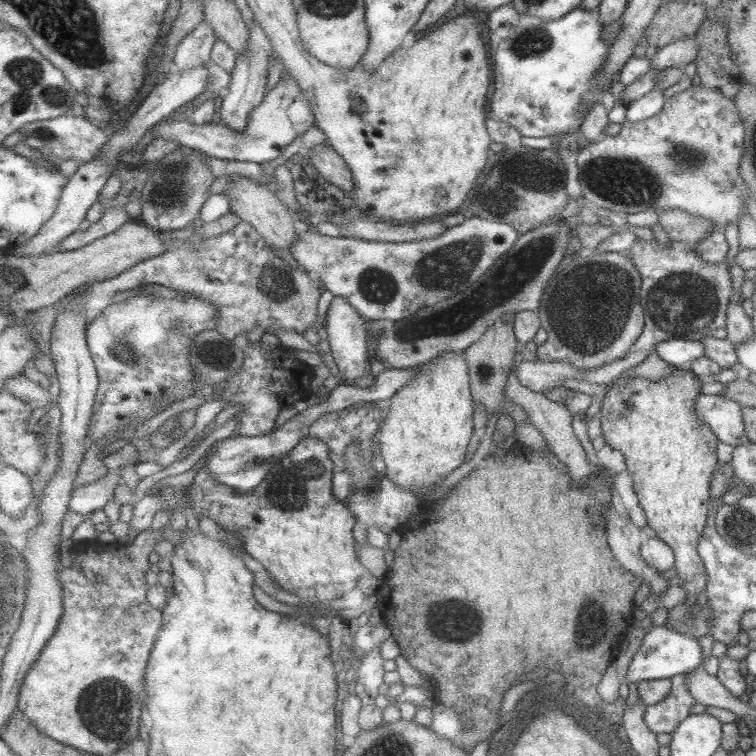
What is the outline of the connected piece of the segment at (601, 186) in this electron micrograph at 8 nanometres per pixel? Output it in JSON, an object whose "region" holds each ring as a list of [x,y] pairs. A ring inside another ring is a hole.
{"region":[[[692,84],[688,89],[684,89],[674,95],[667,97],[664,106],[661,106],[661,110],[651,116],[651,118],[646,118],[637,122],[623,121],[621,123],[621,128],[617,134],[613,136],[604,135],[597,142],[589,143],[585,142],[582,144],[580,151],[576,154],[576,165],[578,170],[578,181],[580,190],[582,191],[582,201],[589,204],[594,208],[604,208],[612,211],[616,214],[626,215],[633,214],[635,212],[643,212],[647,209],[653,208],[656,214],[660,213],[663,209],[681,209],[686,213],[692,214],[694,217],[701,217],[709,219],[713,224],[717,226],[724,226],[727,223],[737,222],[740,213],[745,212],[746,206],[744,203],[744,198],[751,198],[748,194],[748,190],[738,175],[737,169],[739,164],[739,158],[743,154],[743,148],[741,148],[743,140],[743,123],[742,118],[737,112],[737,107],[733,103],[732,99],[727,99],[727,96],[723,96],[716,88],[704,88]]]}

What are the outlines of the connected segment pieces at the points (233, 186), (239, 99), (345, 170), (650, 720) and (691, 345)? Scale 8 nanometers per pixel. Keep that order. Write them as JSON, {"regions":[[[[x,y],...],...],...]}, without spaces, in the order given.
{"regions":[[[[242,174],[223,175],[215,179],[210,194],[226,194],[230,202],[230,210],[243,221],[250,222],[268,240],[270,246],[289,251],[299,238],[301,227],[295,221],[296,216],[270,186],[258,183],[256,179],[244,177]]],[[[254,16],[246,51],[238,56],[238,65],[233,69],[230,85],[222,96],[220,122],[239,132],[248,128],[248,120],[253,115],[253,110],[261,106],[261,102],[265,102],[264,96],[268,93],[270,69],[273,65],[271,55],[275,55],[271,38]]],[[[325,142],[315,146],[306,152],[306,155],[310,157],[312,165],[329,182],[351,192],[351,194],[354,192],[356,184],[350,165],[330,144]]],[[[684,674],[668,679],[671,683],[669,694],[659,702],[646,705],[643,711],[642,719],[645,726],[655,734],[659,732],[671,734],[675,727],[690,715],[689,708],[695,703],[686,689]]],[[[670,339],[659,342],[654,346],[654,350],[659,359],[677,368],[685,362],[691,363],[695,358],[701,358],[702,345],[703,343],[699,341]]]]}

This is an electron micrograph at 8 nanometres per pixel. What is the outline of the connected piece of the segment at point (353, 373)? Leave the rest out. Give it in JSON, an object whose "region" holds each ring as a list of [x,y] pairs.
{"region":[[[336,296],[328,312],[326,332],[331,346],[332,357],[337,365],[344,384],[353,385],[357,378],[365,377],[367,364],[370,361],[367,356],[369,340],[367,338],[367,318],[363,317],[344,296]]]}

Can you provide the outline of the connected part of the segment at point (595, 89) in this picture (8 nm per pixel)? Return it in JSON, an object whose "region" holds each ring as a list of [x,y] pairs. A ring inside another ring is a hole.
{"region":[[[511,3],[488,11],[487,38],[491,54],[493,73],[493,98],[489,98],[487,111],[496,119],[512,126],[520,136],[533,138],[555,137],[565,131],[577,131],[584,114],[597,102],[602,102],[603,94],[609,90],[618,74],[606,80],[602,86],[592,86],[592,80],[600,69],[610,40],[600,34],[603,24],[596,21],[594,11],[583,10],[578,6],[557,20],[545,22],[536,16],[519,14]],[[581,93],[589,93],[587,103],[581,104]]]}

